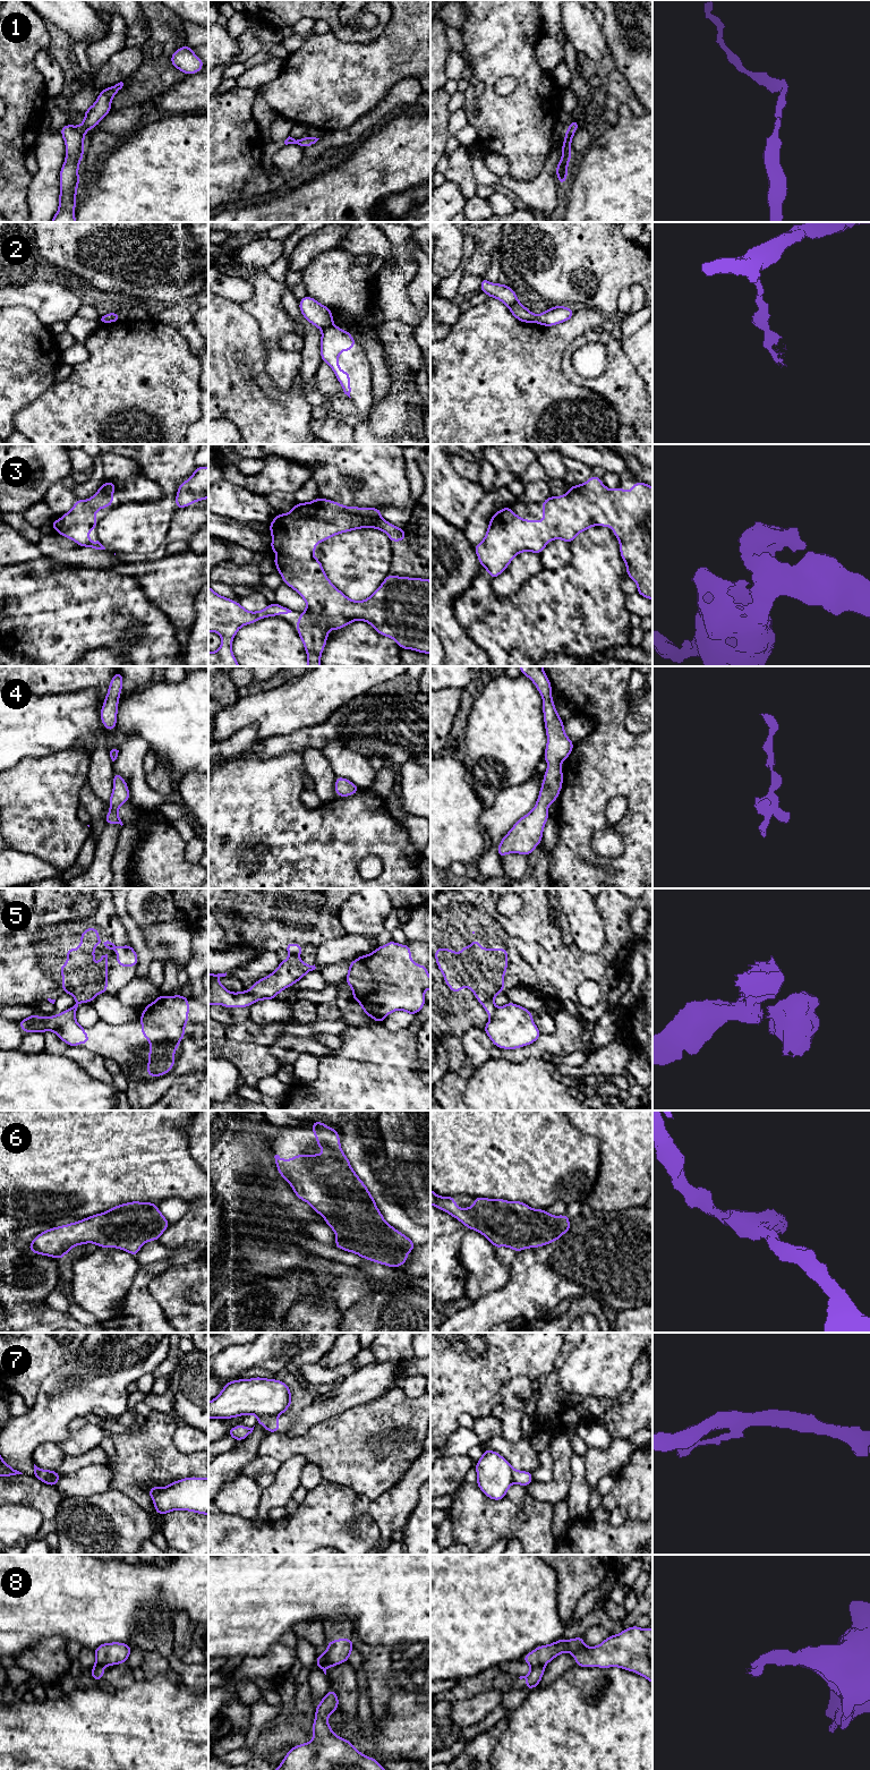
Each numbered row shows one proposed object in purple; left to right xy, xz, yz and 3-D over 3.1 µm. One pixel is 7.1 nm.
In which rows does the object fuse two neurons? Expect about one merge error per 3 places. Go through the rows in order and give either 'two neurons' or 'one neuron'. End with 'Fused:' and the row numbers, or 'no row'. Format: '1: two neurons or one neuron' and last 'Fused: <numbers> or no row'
1: one neuron
2: two neurons
3: one neuron
4: one neuron
5: two neurons
6: one neuron
7: two neurons
8: two neurons
Fused: 2, 5, 7, 8

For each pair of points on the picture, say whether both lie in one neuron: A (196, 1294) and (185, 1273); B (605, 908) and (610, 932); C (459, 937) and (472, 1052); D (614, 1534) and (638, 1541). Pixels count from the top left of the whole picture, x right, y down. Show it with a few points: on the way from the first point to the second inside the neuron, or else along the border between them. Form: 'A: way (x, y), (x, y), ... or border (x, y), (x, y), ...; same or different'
A: border (196, 1283), (187, 1294), (187, 1298), (195, 1303); different
B: way (610, 913), (610, 926); same
C: border (483, 1028), (470, 1027), (463, 1034), (463, 1054); different
D: way (620, 1540), (632, 1541); same

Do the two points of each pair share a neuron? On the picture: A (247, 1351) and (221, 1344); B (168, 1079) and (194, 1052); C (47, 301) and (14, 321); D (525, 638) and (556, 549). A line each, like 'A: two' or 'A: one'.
A: two
B: one
C: two
D: two

